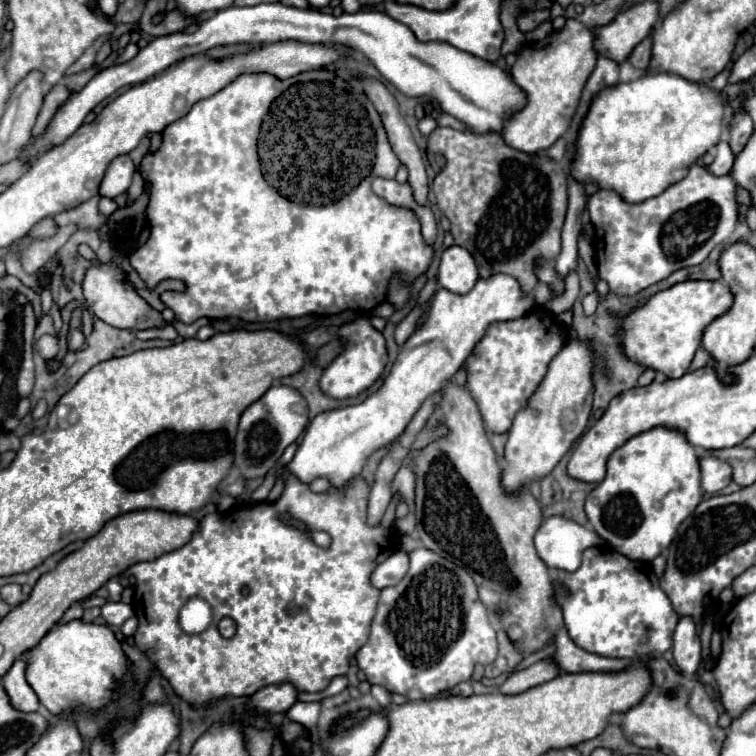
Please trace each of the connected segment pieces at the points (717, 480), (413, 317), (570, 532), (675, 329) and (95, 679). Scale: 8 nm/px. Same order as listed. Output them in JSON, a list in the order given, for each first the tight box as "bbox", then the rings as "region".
[{"bbox":[700,456,732,494],"region":[[[702,456],[700,468],[702,468],[702,488],[708,494],[724,490],[732,480],[732,466],[716,456]]]},{"bbox":[394,303,429,346],"region":[[[429,303],[416,305],[411,312],[396,326],[394,337],[398,346],[402,346],[416,329],[421,315],[427,310]]]},{"bbox":[534,516,603,572],"region":[[[560,516],[544,518],[534,542],[538,556],[548,568],[566,572],[576,572],[580,568],[586,548],[603,544],[594,530]]]},{"bbox":[620,280,732,378],"region":[[[686,280],[686,282],[678,282],[666,290],[656,292],[654,296],[650,296],[642,306],[634,308],[630,314],[624,316],[620,330],[622,330],[622,350],[626,354],[628,360],[632,360],[634,364],[642,364],[646,368],[652,368],[656,372],[664,372],[668,378],[680,378],[688,372],[694,352],[700,346],[700,338],[704,328],[718,318],[720,314],[724,314],[728,308],[732,306],[732,294],[728,290],[728,286],[720,280]]]},{"bbox":[26,620,128,714],"region":[[[84,620],[58,622],[38,646],[26,654],[26,682],[36,692],[38,700],[50,714],[60,714],[68,708],[86,706],[100,708],[114,698],[118,678],[124,676],[128,662],[116,640],[114,632],[106,624],[94,624]]]}]

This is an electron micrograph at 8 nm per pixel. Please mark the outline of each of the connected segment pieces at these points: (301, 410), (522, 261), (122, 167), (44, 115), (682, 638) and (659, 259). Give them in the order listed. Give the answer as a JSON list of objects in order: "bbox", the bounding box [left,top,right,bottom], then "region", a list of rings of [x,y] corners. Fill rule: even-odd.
[{"bbox":[234,384,308,478],"region":[[[274,384],[260,400],[248,406],[240,418],[238,434],[234,440],[234,468],[240,470],[244,478],[264,478],[266,472],[282,456],[284,448],[292,444],[308,424],[308,404],[304,396],[284,384]]]},{"bbox":[428,128,568,294],"region":[[[436,128],[428,138],[428,152],[440,152],[446,156],[446,166],[434,178],[432,190],[440,212],[450,220],[454,242],[472,254],[478,264],[480,278],[506,272],[520,282],[524,292],[530,294],[538,282],[532,272],[534,258],[542,256],[554,260],[560,254],[560,234],[568,210],[568,178],[564,164],[540,160],[538,154],[514,150],[504,144],[498,132],[474,134],[458,132],[454,128]]]},{"bbox":[100,154,136,198],"region":[[[128,154],[114,158],[106,170],[102,184],[100,184],[100,196],[114,198],[118,194],[124,194],[132,182],[134,170],[136,170],[136,166]]]},{"bbox":[32,84,70,136],"region":[[[56,84],[56,86],[46,94],[44,106],[42,106],[40,114],[38,114],[38,120],[36,120],[34,128],[32,128],[32,136],[40,136],[40,134],[46,130],[50,118],[52,118],[54,112],[66,102],[68,96],[70,96],[70,92],[68,92],[68,88],[66,88],[64,84]]]},{"bbox":[674,616,700,674],"region":[[[682,616],[674,630],[674,660],[682,674],[694,674],[700,666],[700,636],[696,632],[696,622],[692,616]]]},{"bbox":[588,164,738,294],"region":[[[694,164],[688,176],[664,190],[656,198],[648,198],[642,204],[628,204],[612,190],[598,190],[588,200],[590,220],[594,224],[594,250],[598,260],[598,276],[608,282],[616,294],[636,294],[664,278],[674,270],[696,266],[704,262],[716,244],[726,242],[738,222],[738,202],[736,202],[736,182],[732,174],[712,176],[704,166]]]}]

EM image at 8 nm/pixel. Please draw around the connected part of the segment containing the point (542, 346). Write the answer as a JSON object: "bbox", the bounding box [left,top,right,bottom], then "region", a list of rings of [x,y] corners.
{"bbox":[464,310,566,434],"region":[[[536,310],[518,320],[494,322],[486,328],[482,340],[474,346],[464,362],[468,374],[468,388],[478,402],[484,428],[488,434],[504,434],[512,426],[520,408],[528,406],[528,398],[544,380],[548,364],[566,344],[566,328],[558,316]]]}

